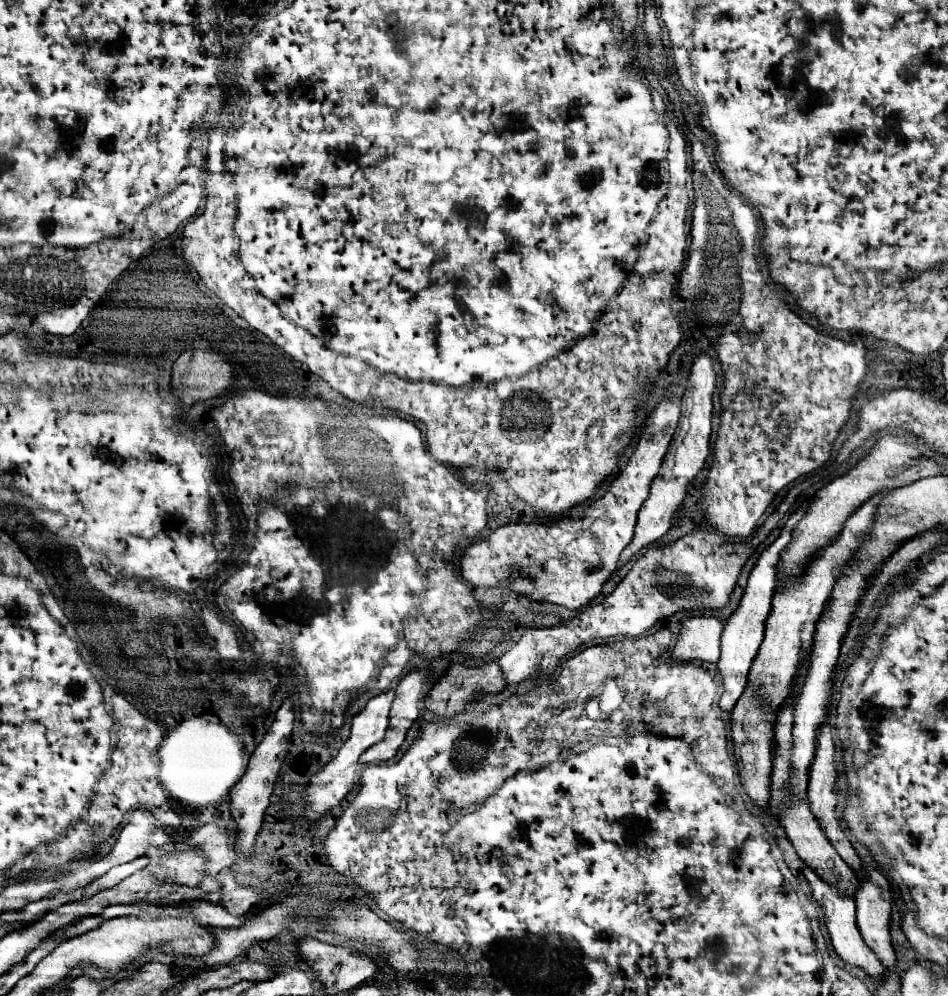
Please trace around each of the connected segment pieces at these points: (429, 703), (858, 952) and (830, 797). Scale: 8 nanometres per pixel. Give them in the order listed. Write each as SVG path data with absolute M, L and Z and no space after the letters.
M451 662L451 666L447 668L447 672L437 680L437 684L433 686L433 690L429 692L427 700L425 700L425 708L431 710L435 716L441 718L453 718L457 712L463 710L465 702L475 698L477 690L485 690L485 692L501 692L505 688L503 682L503 670L499 670L497 662L489 662L489 664L481 664L481 666L465 666L461 662Z
M805 866L805 868L803 868L803 874L805 874L805 878L807 878L809 884L811 884L813 898L815 898L815 900L823 906L823 910L825 910L825 924L827 924L827 930L829 930L831 944L833 944L833 948L835 948L835 954L837 954L839 958L843 958L845 962L863 968L869 976L881 978L881 976L883 976L883 966L881 966L879 958L875 956L875 952L871 952L871 948L865 944L863 936L859 936L859 930L857 930L857 926L855 926L855 900L853 900L849 894L839 892L833 884L825 882L821 876L817 876L813 868Z
M831 714L827 716L825 724L819 728L819 736L817 736L817 748L815 748L815 758L809 766L809 788L807 788L807 800L809 800L809 806L811 806L811 812L817 816L817 820L821 822L829 842L835 846L835 850L839 852L839 856L857 872L857 874L863 874L863 868L861 868L861 860L857 856L857 852L853 850L849 838L845 836L843 832L843 824L841 820L837 818L837 790L835 790L835 782L837 782L837 762L835 762L835 742L833 742L833 734L831 734L831 724L829 724L829 718Z

